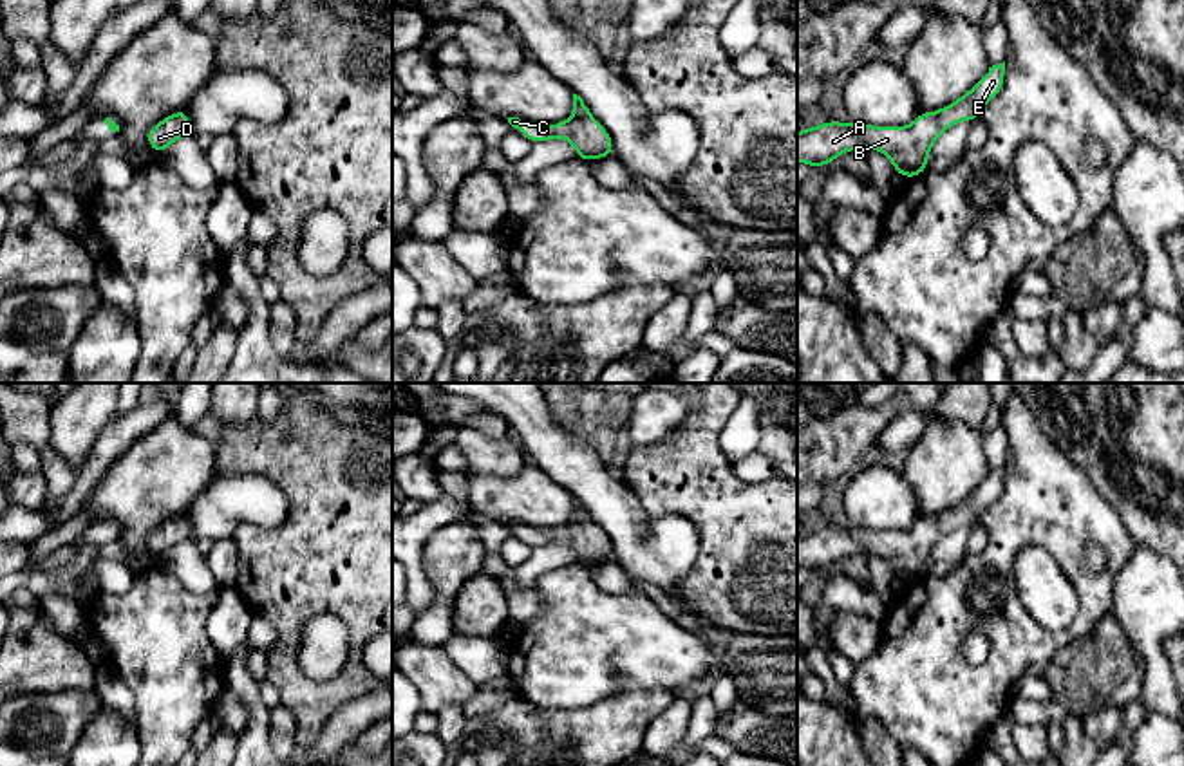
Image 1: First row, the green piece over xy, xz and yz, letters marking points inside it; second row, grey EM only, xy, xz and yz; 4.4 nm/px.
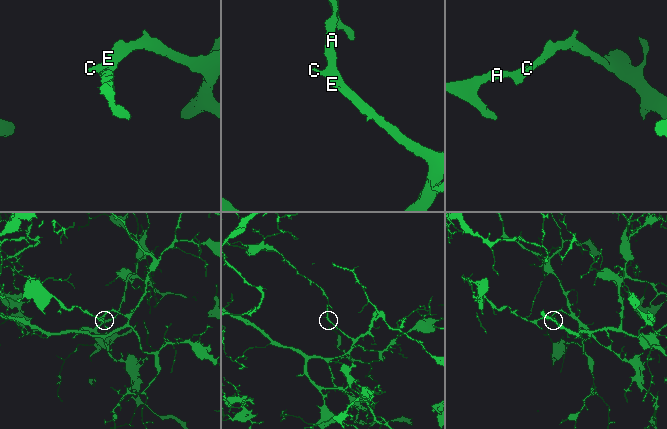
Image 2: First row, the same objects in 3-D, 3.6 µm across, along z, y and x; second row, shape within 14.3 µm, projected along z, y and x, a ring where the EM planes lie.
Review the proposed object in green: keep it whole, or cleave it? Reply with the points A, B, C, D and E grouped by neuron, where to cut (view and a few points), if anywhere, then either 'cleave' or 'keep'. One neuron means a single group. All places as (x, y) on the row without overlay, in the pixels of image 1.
A B C D E | no cut | keep

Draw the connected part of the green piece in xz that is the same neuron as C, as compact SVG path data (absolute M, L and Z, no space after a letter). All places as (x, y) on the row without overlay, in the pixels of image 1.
M573 499L573 518L562 528L537 531L522 528L519 522L506 524L531 547L568 544L577 553L577 564L580 565L595 565L615 560L609 537L591 520L587 509L577 499Z

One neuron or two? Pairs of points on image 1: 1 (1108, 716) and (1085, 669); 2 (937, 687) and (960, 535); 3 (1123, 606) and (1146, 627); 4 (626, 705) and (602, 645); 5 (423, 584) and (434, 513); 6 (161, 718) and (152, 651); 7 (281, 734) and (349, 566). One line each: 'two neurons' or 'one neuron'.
1: two neurons
2: two neurons
3: one neuron
4: two neurons
5: one neuron
6: one neuron
7: two neurons

